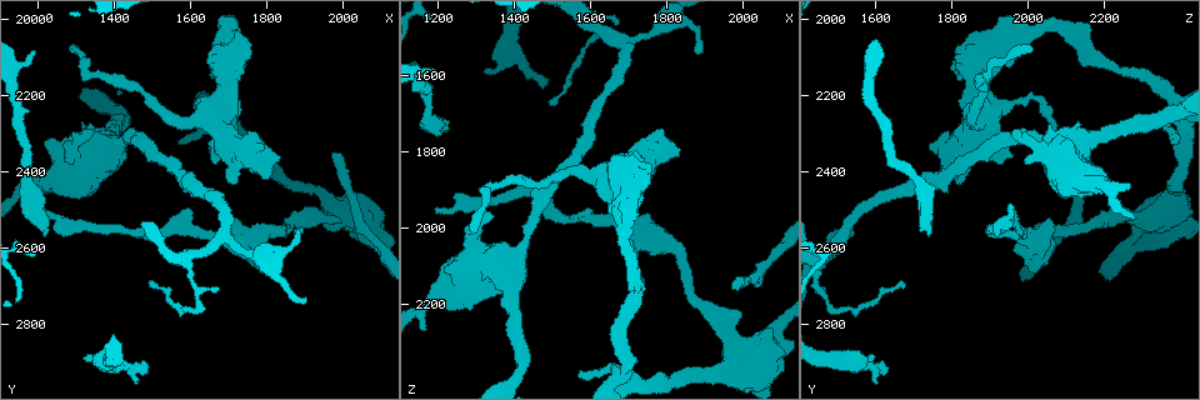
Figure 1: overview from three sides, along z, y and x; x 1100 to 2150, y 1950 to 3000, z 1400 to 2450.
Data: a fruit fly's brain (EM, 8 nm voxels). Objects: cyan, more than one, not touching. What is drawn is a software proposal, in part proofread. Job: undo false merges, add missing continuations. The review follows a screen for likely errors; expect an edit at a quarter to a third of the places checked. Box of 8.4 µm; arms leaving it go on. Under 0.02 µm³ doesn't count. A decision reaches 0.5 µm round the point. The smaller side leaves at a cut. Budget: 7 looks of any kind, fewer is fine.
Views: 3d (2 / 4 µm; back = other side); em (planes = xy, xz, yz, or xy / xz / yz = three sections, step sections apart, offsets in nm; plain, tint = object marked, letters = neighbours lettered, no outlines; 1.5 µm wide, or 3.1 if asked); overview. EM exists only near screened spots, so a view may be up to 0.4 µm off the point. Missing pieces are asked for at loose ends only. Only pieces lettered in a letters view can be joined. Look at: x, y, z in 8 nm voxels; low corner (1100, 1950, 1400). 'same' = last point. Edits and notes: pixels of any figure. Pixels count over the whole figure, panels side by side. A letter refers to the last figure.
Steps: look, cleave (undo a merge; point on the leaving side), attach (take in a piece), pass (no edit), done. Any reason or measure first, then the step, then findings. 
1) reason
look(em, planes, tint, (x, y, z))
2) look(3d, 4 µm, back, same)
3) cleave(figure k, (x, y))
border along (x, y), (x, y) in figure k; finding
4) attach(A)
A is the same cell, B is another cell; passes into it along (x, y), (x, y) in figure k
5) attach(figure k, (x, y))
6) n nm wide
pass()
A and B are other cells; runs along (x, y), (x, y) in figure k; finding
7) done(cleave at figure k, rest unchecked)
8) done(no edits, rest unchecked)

branch stops here
look(3d, 4 µm, (1195, 2490, 1955))

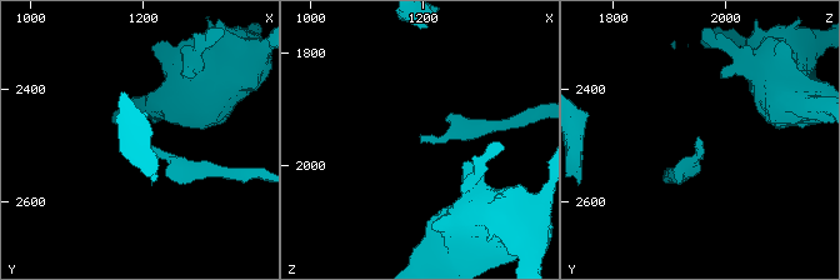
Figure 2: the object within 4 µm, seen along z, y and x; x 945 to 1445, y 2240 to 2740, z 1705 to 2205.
look(em, planes, tint, (1195, 2490, 1945))

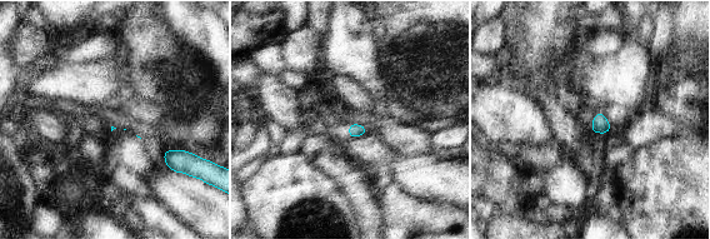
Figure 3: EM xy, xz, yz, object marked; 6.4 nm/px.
see the neighbours
look(em, planes, letters, same)

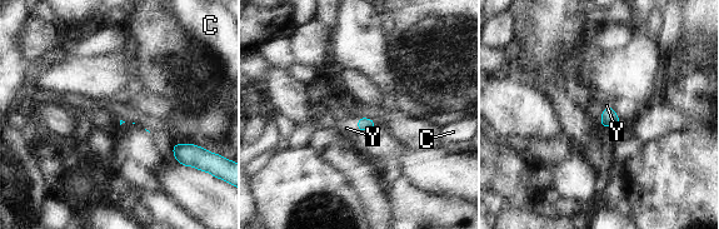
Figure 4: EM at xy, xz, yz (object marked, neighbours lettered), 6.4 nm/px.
attach(Y)
Y is the same cell, C is another cell; the cell continues

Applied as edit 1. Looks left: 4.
look(overview)

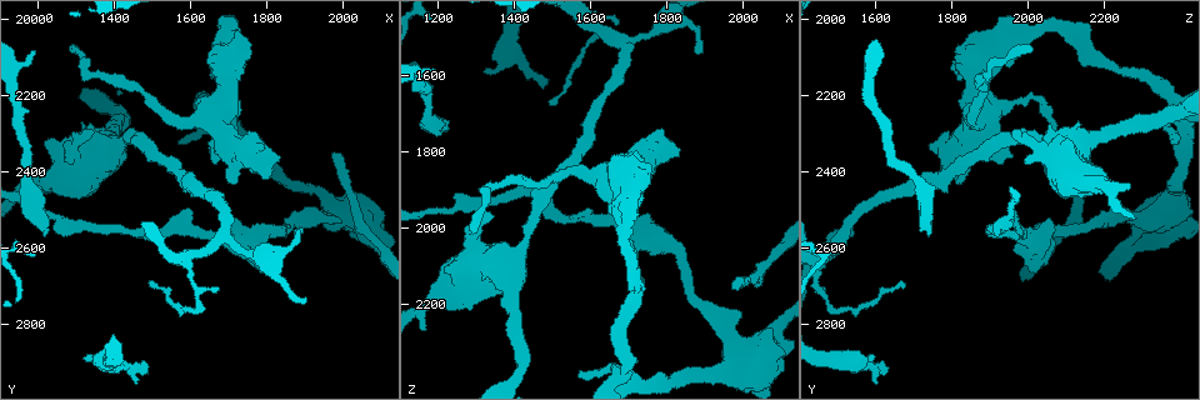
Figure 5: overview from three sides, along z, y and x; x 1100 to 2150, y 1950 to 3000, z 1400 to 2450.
long arm stops here
look(3d, 2 µm, (1980, 2350, 2165))

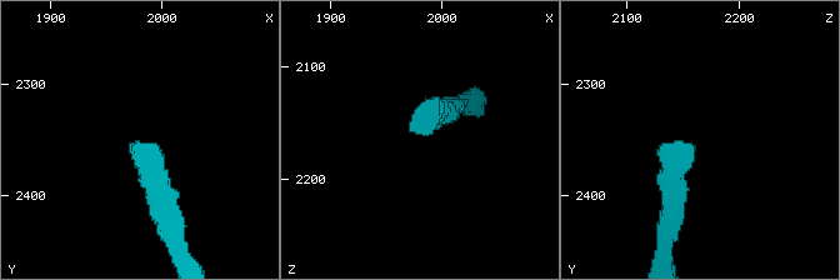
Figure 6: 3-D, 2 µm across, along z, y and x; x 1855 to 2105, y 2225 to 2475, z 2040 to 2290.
look(em, yz, step 4, letters, (1970, 2358, 2158))

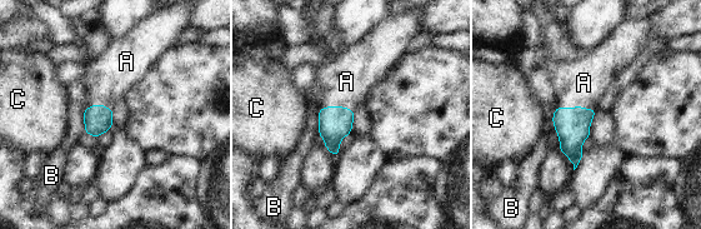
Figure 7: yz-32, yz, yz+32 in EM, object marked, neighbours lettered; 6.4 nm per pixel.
look(em, planes, letters, same)

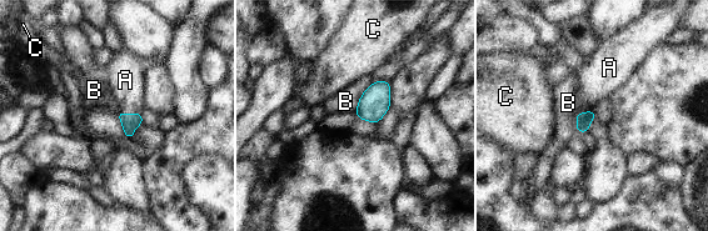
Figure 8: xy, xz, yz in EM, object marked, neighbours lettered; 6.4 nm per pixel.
attach(A)
A is the same cell, B and C are other cells; passes into it along (130, 121), (130, 114), (125, 80) in figure 8; the cell continues

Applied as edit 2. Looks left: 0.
done(attach at figure 4, attach at figure 8, rest unchecked)

